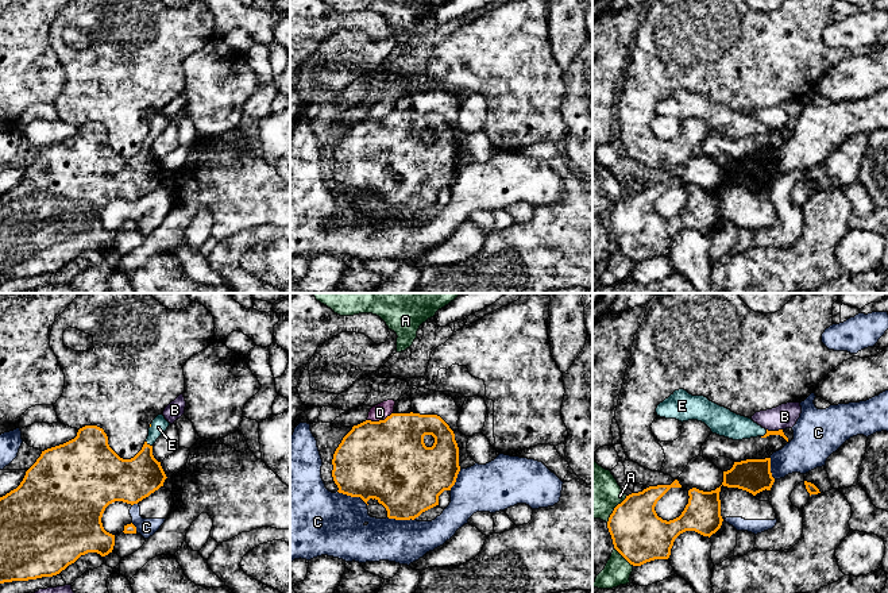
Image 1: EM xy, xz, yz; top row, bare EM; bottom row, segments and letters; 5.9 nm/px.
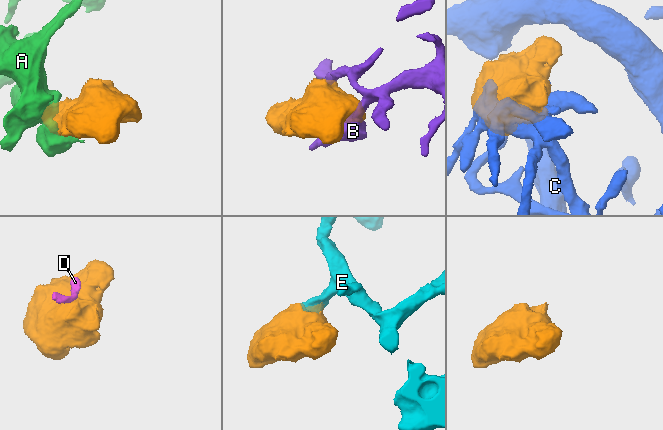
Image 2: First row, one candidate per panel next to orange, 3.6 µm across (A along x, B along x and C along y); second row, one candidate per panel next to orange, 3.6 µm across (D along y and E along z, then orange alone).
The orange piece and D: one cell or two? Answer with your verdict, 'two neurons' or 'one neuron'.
two neurons

